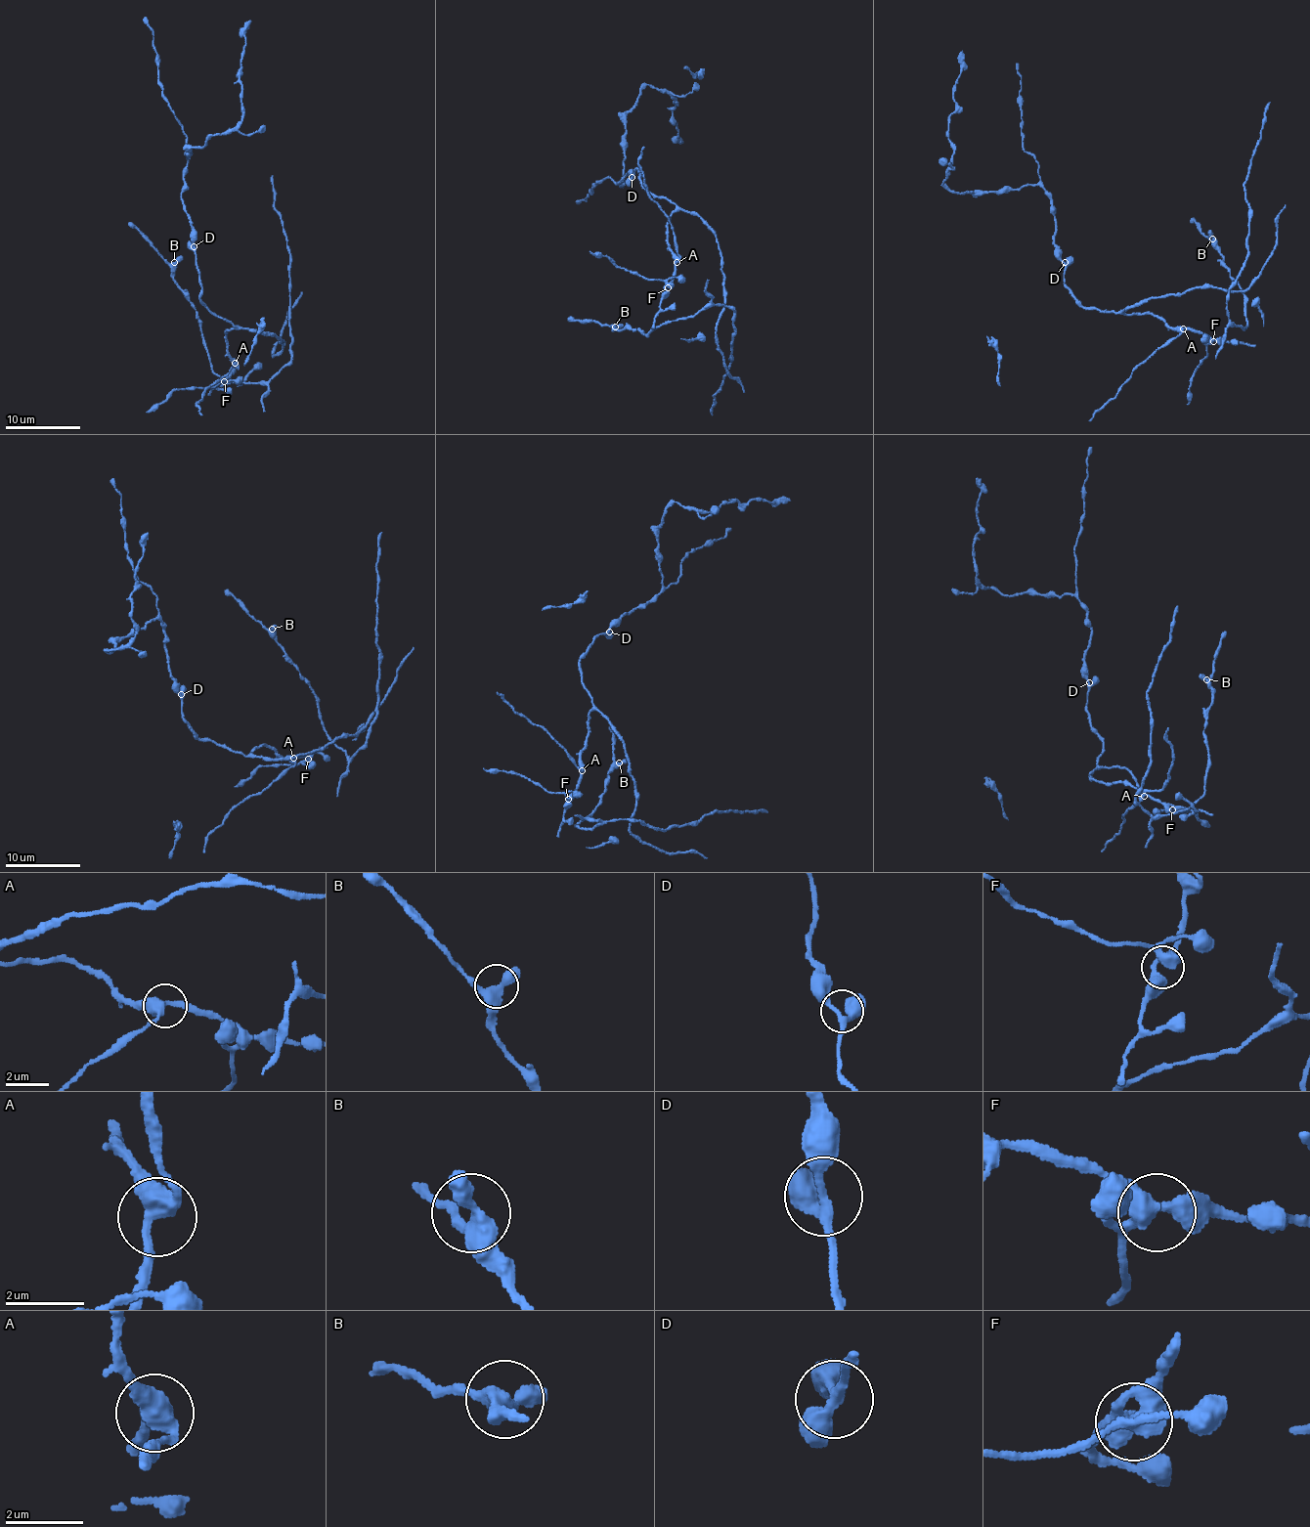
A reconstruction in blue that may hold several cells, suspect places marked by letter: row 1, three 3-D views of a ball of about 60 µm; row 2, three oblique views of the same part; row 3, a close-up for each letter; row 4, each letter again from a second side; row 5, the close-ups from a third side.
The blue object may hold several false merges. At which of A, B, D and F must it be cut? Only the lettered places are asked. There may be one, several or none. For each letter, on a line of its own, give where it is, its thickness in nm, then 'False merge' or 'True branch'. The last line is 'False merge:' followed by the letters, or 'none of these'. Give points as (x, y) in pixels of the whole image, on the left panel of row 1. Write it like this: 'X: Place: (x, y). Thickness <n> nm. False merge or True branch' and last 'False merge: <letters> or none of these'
A: Place: (235, 363). Thickness 380 nm. True branch
B: Place: (174, 262). Thickness 400 nm. True branch
D: Place: (194, 246). Thickness 240 nm. True branch
F: Place: (224, 381). Thickness 360 nm. True branch
False merge: none of these

